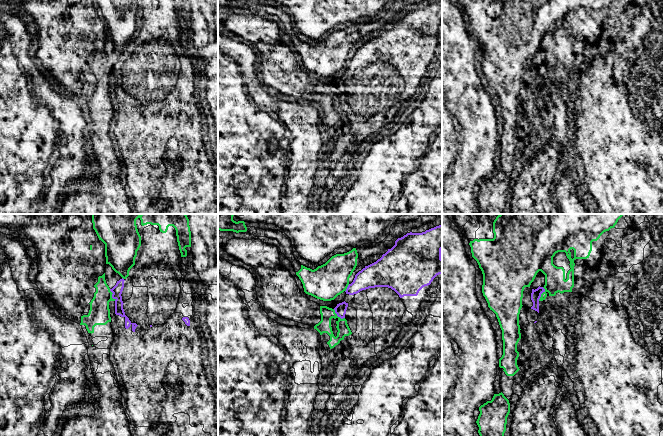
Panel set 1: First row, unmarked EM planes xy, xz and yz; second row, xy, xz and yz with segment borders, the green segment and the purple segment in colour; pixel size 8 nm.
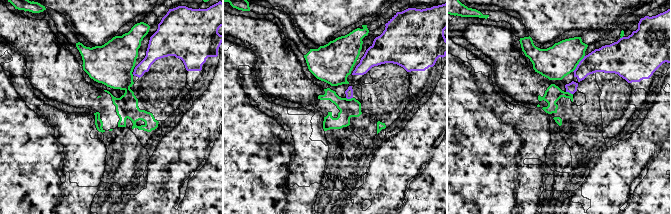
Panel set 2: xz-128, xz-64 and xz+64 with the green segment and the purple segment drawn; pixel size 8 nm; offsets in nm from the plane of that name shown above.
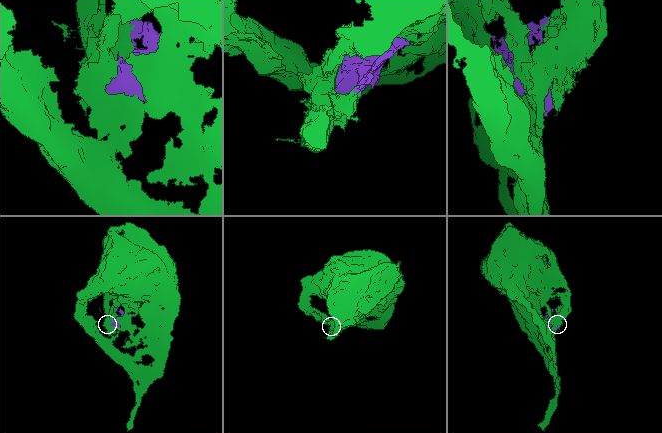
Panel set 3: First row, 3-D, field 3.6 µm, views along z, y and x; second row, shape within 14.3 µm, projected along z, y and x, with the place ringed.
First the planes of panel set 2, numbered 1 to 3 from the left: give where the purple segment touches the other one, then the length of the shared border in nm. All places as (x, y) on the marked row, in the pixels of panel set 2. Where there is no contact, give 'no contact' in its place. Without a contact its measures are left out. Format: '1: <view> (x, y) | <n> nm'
1: no contact
2: xz-64 (349, 99) | 60 nm
3: xz+64 (578, 63) | 170 nm

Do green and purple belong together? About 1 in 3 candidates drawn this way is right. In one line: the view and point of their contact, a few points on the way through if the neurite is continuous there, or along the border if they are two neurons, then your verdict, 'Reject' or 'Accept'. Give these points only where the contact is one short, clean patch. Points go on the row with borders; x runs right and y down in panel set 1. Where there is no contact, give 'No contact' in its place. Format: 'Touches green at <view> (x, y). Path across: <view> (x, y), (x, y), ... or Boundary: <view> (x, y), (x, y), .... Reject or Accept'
Touches green at yz (541, 294). Reject

